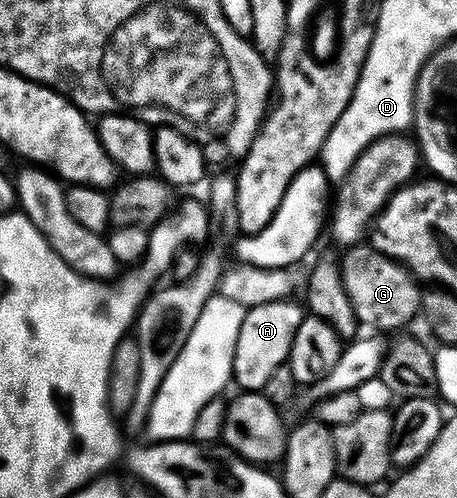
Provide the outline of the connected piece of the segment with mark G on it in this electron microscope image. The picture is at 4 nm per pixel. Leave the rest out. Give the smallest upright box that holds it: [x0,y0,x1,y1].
[342,246,421,328]

